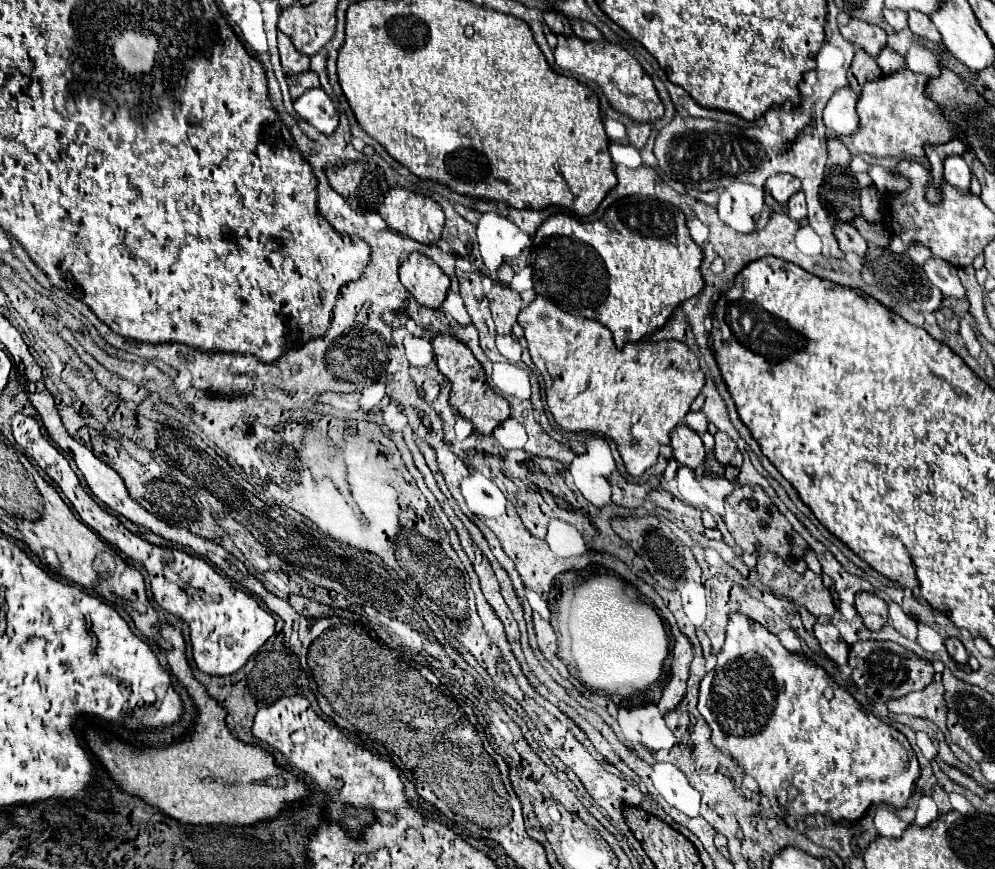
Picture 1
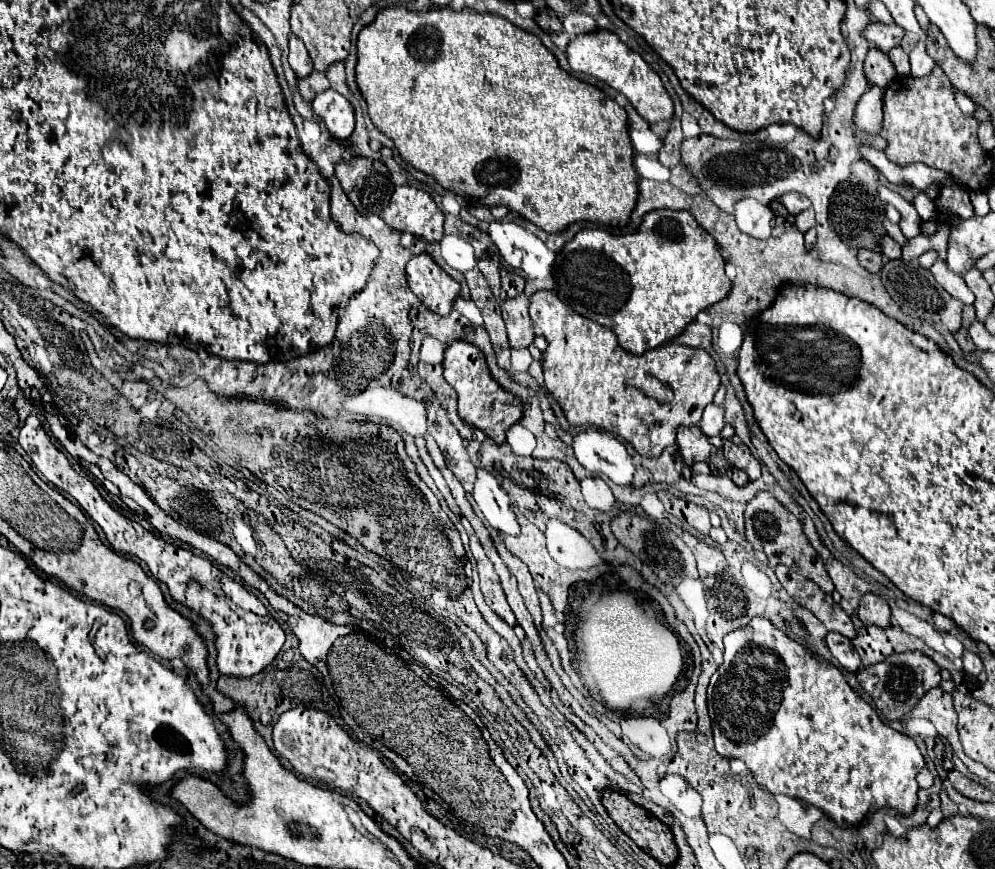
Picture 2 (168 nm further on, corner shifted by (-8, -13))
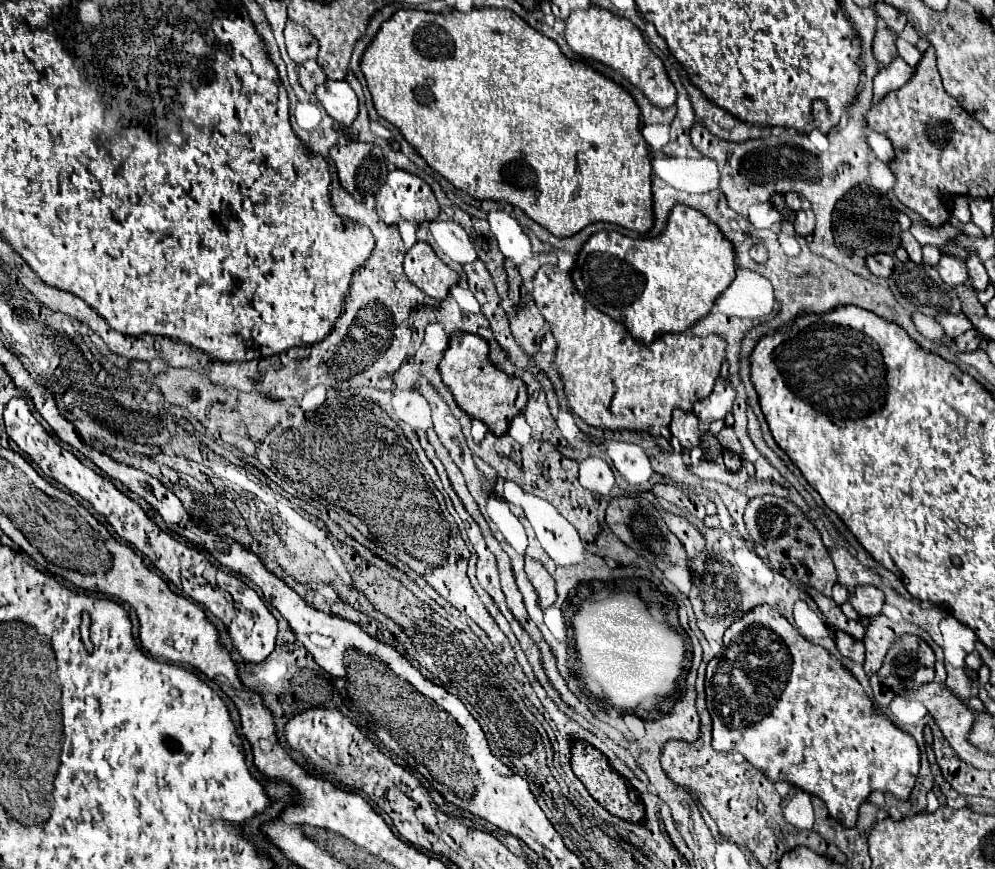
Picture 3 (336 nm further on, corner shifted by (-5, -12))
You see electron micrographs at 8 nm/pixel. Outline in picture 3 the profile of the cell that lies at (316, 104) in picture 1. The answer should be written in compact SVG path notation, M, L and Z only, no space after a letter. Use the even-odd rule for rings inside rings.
M327 80L315 88L315 98L321 102L325 112L339 124L349 126L357 118L357 96L347 82Z

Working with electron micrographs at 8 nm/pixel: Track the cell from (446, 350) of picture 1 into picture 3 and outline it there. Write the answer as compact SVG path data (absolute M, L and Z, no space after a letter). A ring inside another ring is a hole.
M475 334L451 336L449 348L443 354L439 372L443 384L451 390L457 406L471 418L481 420L495 436L503 436L509 428L513 416L521 412L527 404L527 388L519 378L509 378L505 372L499 372L487 358L487 342Z

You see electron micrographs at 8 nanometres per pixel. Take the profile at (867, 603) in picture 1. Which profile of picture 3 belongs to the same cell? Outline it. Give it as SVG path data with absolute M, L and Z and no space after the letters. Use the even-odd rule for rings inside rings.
M857 586L855 592L851 594L849 602L859 616L873 618L873 616L881 614L885 598L883 598L883 592L875 586Z

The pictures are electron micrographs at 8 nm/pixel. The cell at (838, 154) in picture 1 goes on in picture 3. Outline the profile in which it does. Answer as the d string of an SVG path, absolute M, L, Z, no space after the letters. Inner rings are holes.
M877 158L871 160L869 164L869 180L871 180L871 186L875 186L877 190L881 192L887 192L893 188L893 182L895 182L895 176L891 174L889 166Z

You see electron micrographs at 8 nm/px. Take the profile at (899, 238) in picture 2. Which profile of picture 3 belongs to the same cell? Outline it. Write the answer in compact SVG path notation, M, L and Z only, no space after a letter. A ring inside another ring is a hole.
M911 232L901 234L901 246L907 250L907 254L913 262L921 262L921 244L911 236Z

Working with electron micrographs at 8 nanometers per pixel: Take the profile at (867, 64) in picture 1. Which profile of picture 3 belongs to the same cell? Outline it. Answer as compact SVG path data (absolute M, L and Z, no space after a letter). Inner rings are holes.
M885 26L877 28L875 40L873 40L873 56L875 56L877 64L879 64L879 70L889 66L897 58L895 40L897 40L897 36L893 32L887 32Z

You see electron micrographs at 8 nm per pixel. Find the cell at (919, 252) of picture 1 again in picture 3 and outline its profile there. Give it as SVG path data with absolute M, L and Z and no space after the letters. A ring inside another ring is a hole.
M925 246L923 248L923 262L921 264L927 264L927 266L937 266L937 262L939 262L939 250L935 248L935 246Z

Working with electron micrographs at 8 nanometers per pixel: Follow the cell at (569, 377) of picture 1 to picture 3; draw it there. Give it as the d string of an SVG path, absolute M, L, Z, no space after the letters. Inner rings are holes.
M543 266L533 278L533 292L531 292L541 316L549 324L551 334L557 340L555 360L553 366L557 368L563 384L565 384L565 398L575 416L583 422L609 428L609 430L643 430L651 436L661 436L667 432L671 422L671 412L675 408L683 412L691 412L693 404L707 398L719 378L719 368L725 356L725 342L717 336L697 338L687 334L667 334L655 340L649 346L643 346L631 338L631 334L623 328L623 324L611 320L595 306L587 304L583 296L575 294L571 288L569 272L563 272L555 266Z

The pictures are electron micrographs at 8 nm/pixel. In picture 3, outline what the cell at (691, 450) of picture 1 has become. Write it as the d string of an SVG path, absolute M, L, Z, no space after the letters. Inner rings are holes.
M675 410L669 430L681 442L681 446L687 448L687 450L699 446L699 442L701 442L699 420L695 420L693 412L679 412L679 410Z

